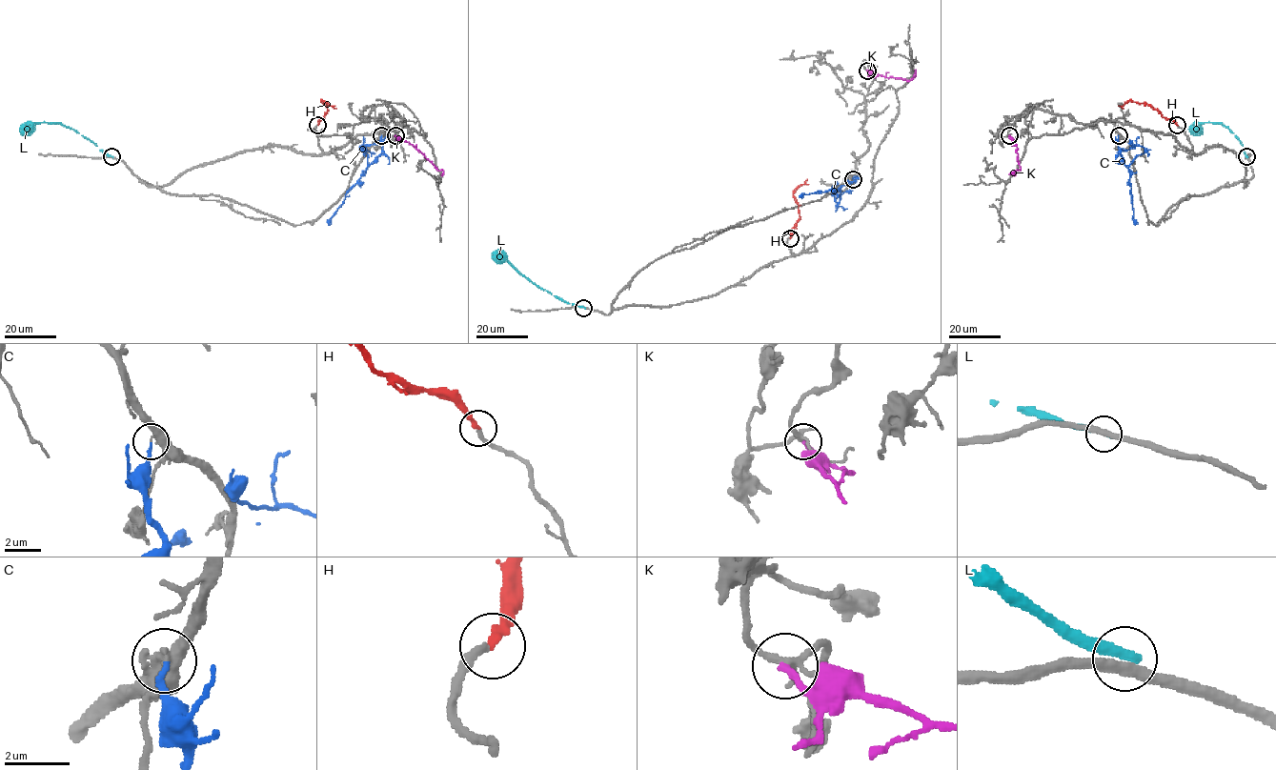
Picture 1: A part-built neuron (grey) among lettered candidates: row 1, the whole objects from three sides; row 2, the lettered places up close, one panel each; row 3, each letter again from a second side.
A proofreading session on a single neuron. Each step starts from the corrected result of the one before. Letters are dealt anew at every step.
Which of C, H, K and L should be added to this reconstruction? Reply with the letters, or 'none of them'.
H

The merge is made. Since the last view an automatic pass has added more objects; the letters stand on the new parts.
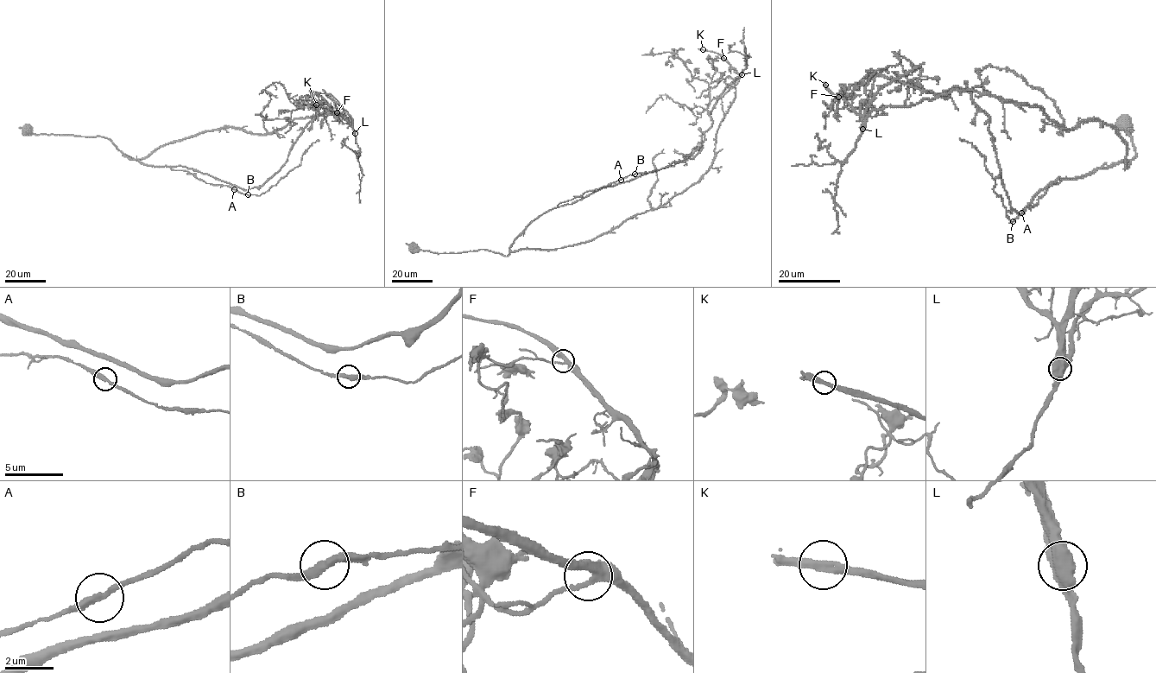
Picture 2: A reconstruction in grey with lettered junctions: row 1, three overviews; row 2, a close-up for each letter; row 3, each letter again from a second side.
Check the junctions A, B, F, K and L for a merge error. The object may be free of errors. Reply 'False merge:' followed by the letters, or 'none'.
False merge: L

